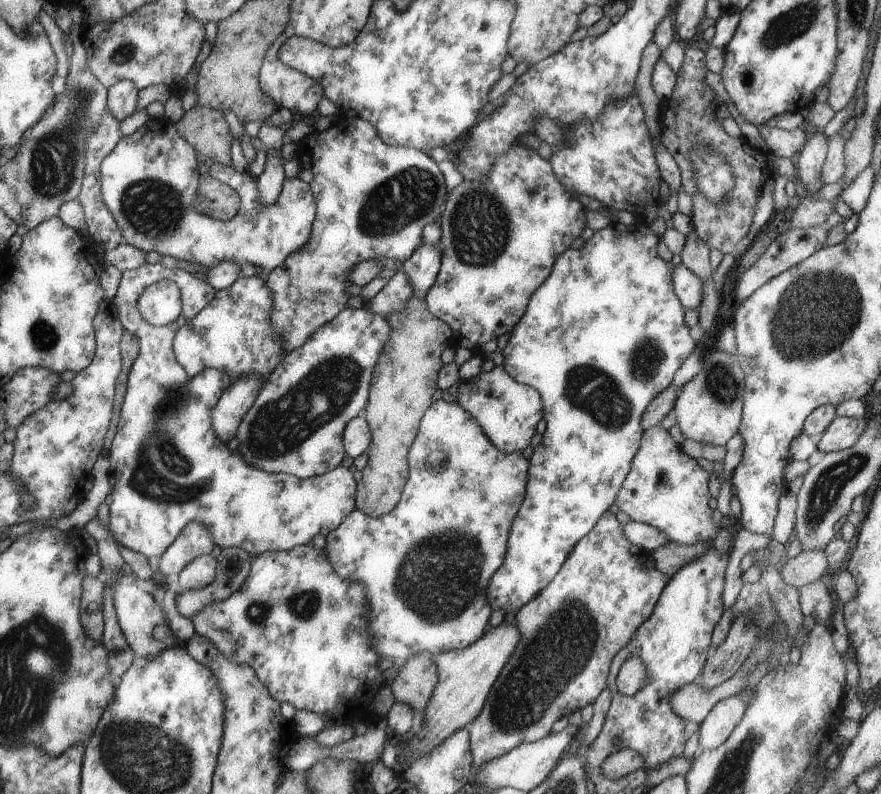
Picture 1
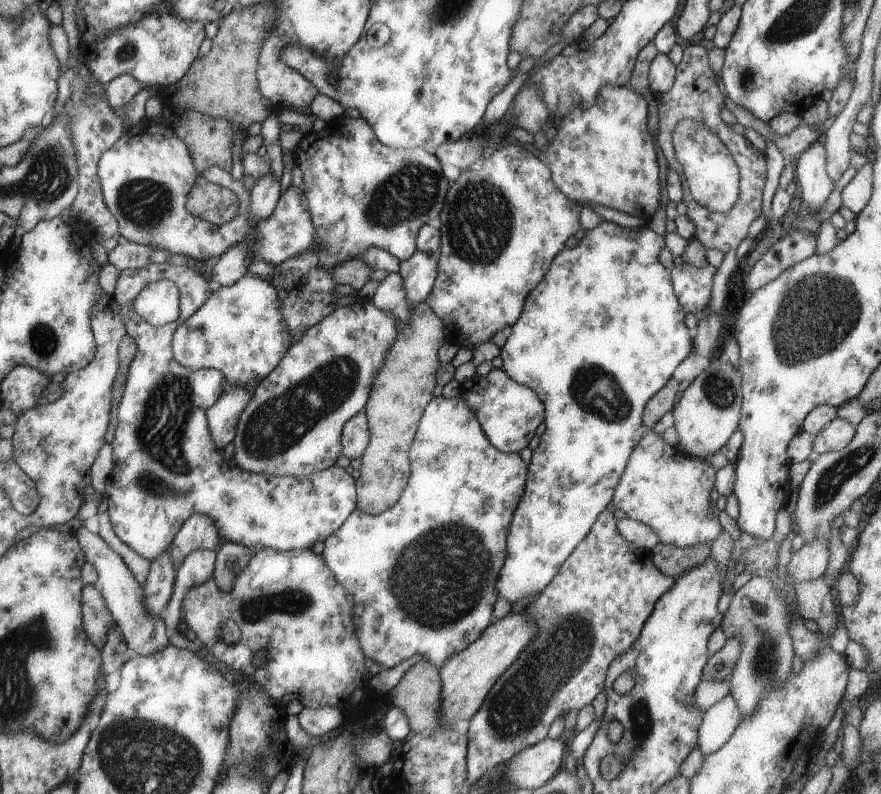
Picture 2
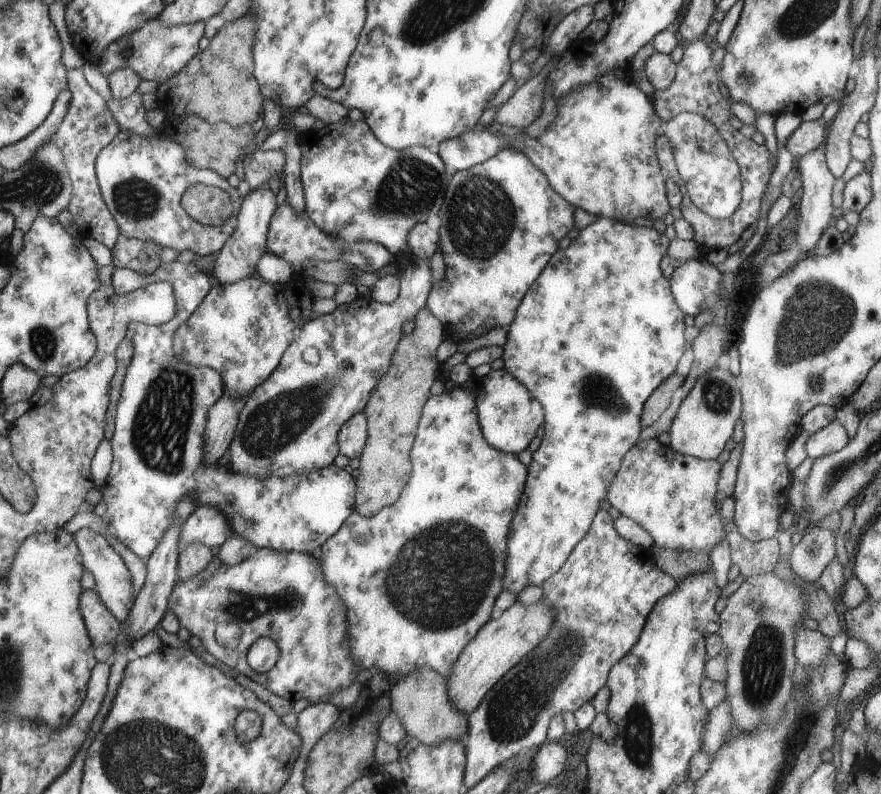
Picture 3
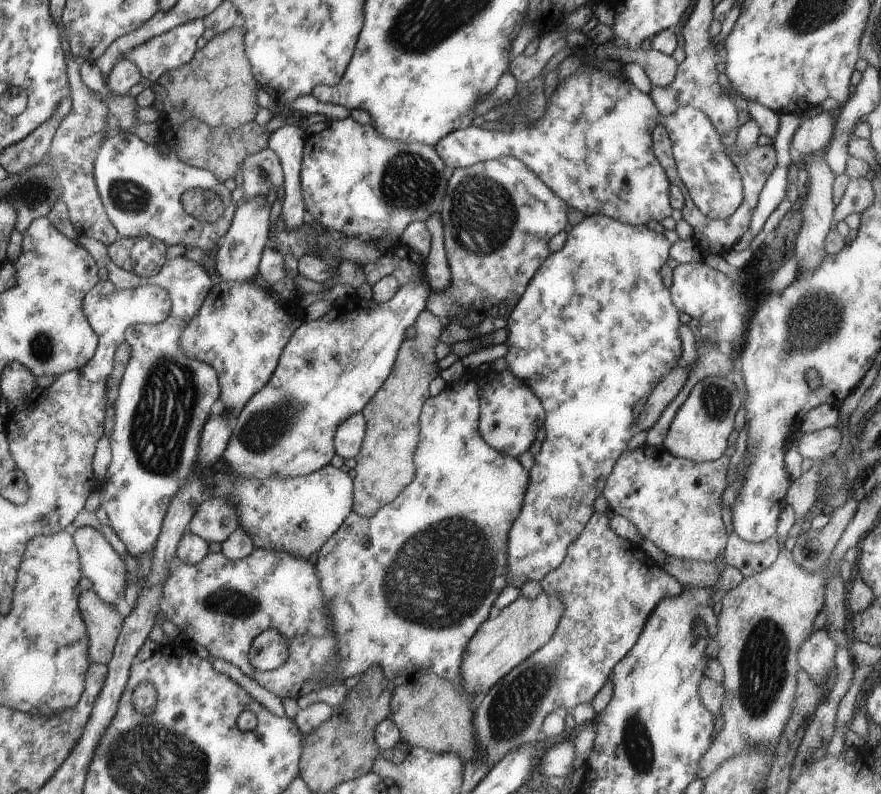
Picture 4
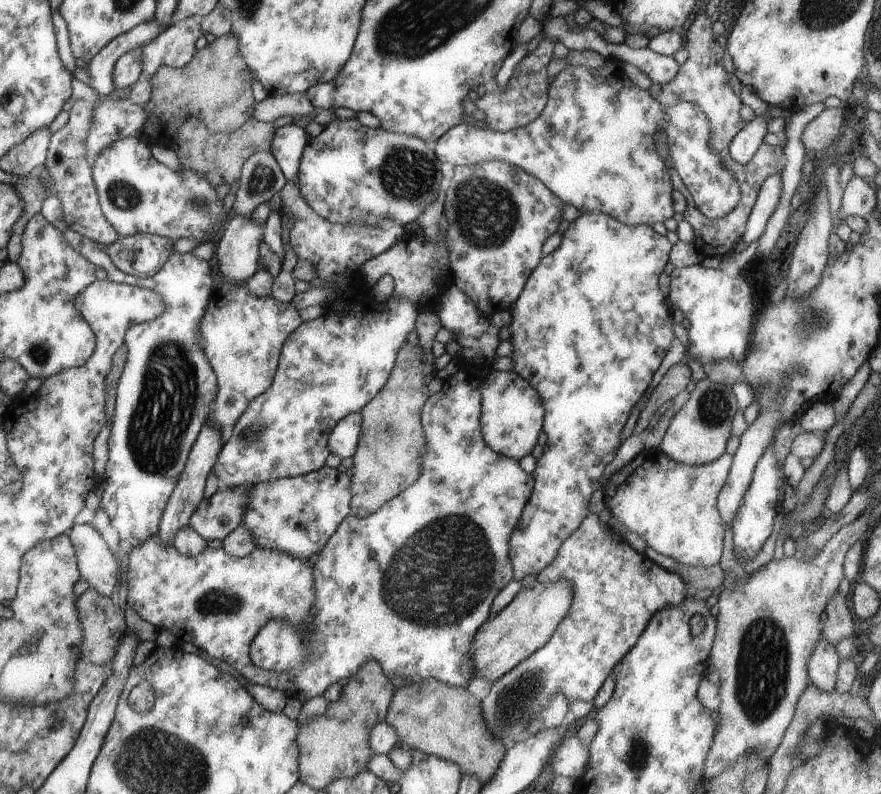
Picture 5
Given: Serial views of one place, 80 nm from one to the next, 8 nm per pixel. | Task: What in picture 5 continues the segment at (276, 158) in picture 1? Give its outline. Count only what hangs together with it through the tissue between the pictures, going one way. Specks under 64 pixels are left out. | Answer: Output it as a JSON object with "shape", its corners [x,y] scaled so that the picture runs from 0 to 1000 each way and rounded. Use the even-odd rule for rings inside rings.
{"shape":[[[264,270],[245,312],[247,340],[258,355],[277,358],[295,340],[300,285],[284,271]]]}

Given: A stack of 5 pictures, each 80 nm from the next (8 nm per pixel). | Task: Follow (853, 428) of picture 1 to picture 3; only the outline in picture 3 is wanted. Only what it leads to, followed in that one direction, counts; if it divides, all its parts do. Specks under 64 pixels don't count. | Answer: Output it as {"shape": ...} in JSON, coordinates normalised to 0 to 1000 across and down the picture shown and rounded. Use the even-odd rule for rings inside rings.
{"shape":[[[948,526],[940,537],[918,549],[914,562],[916,574],[926,579],[944,572],[958,564],[958,560],[963,559],[964,554],[965,549],[963,549],[961,542]]]}

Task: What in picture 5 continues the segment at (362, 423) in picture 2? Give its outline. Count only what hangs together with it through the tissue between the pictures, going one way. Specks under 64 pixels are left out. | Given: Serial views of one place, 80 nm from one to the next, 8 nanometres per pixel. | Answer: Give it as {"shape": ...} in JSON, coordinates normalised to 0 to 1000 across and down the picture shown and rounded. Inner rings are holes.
{"shape":[[[410,518],[396,521],[384,530],[372,553],[372,562],[377,572],[381,572],[387,578],[402,574],[411,544],[411,530]]]}

